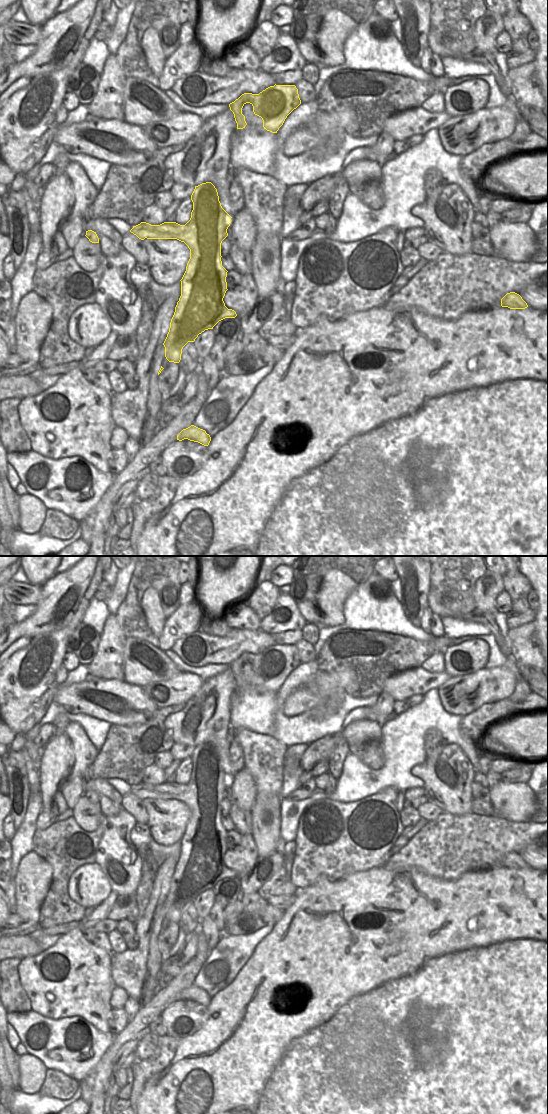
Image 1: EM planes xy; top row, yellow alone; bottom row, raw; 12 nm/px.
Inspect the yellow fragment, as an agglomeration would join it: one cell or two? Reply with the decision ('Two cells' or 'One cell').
Two cells

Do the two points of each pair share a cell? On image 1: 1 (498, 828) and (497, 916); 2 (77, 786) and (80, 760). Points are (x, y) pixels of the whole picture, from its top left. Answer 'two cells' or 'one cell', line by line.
1: two cells
2: two cells

